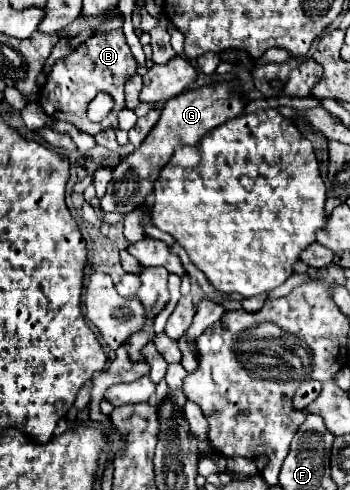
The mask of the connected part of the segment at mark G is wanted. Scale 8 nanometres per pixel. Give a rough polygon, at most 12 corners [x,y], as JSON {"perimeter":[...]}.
{"perimeter":[[228,84],[188,90],[112,170],[100,208],[128,214],[178,144],[244,110]]}

